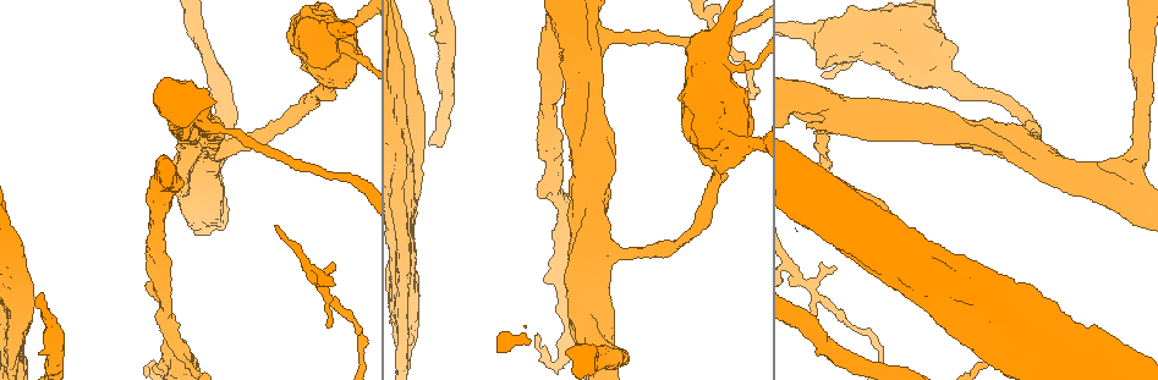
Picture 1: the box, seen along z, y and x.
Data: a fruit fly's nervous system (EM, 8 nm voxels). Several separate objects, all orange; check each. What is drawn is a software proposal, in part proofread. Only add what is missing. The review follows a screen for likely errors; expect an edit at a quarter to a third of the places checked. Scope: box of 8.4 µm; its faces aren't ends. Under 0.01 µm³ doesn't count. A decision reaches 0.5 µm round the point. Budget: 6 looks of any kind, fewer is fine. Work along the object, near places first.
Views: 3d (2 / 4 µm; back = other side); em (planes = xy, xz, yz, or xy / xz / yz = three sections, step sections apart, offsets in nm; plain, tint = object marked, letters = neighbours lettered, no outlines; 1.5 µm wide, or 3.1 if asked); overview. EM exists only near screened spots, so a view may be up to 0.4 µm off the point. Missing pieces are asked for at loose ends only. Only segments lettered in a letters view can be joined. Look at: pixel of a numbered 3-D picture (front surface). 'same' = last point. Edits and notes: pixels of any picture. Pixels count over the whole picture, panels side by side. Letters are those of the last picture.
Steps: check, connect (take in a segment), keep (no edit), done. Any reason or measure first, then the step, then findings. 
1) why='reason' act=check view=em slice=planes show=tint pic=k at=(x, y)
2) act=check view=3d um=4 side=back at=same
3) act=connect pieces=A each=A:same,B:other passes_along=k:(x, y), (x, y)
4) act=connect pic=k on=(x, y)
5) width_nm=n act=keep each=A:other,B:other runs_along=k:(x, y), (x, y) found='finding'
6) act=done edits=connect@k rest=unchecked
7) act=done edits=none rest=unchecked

act=check view=3d um=2 pic=1 at=(1109, 336)

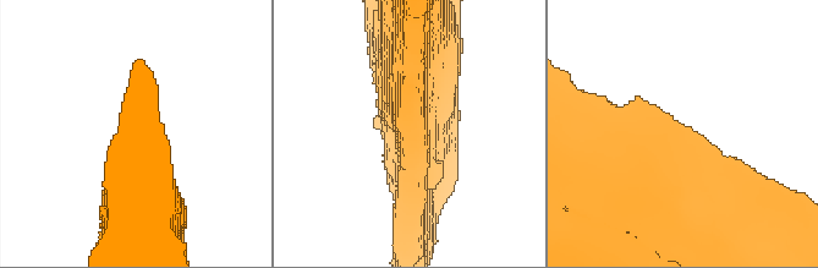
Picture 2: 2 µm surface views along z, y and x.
why='shape alone is not enough' act=check view=em slice=xy step=8 show=letters pic=2 at=(416, 132)

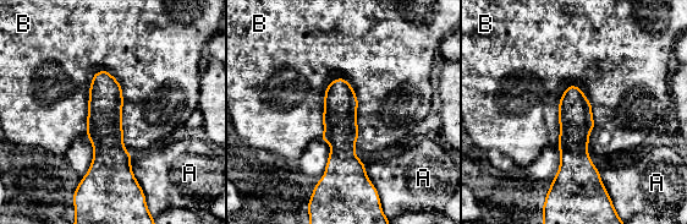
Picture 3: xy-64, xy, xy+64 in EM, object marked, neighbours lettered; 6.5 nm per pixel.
act=keep each=A:other,B:other runs_along=3:(102, 74), (104, 86), (105, 190) found='no lettered segment goes on from it'

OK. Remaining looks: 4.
why='an open end' act=check view=3d um=4 pic=1 at=(542, 196)

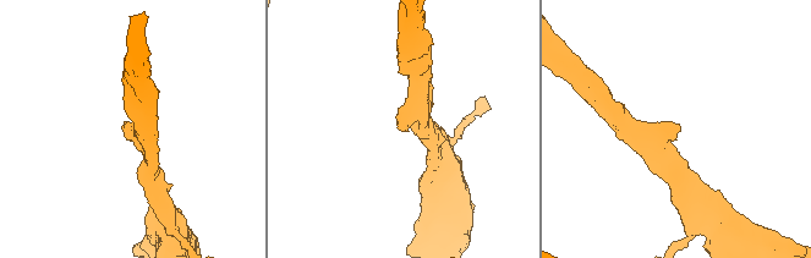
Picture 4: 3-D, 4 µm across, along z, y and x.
act=check view=em slice=xz step=8 show=plain pic=4 at=(405, 131)

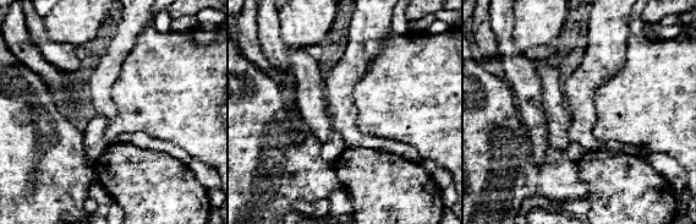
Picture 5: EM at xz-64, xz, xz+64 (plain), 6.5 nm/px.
act=check view=em slice=xz step=8 show=letters at=same

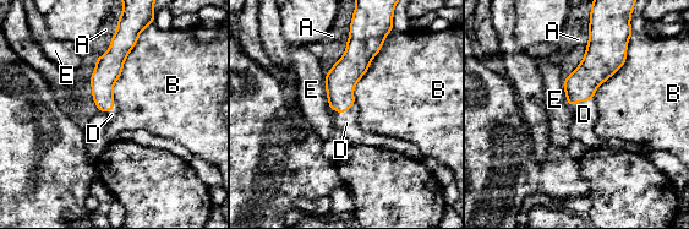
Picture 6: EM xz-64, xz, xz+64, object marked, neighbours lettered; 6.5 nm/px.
act=connect pieces=D each=A:other,B:other,D:same,E:other found='it goes on there'

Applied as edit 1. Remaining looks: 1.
act=done edits=connect@6 rest=unchecked

